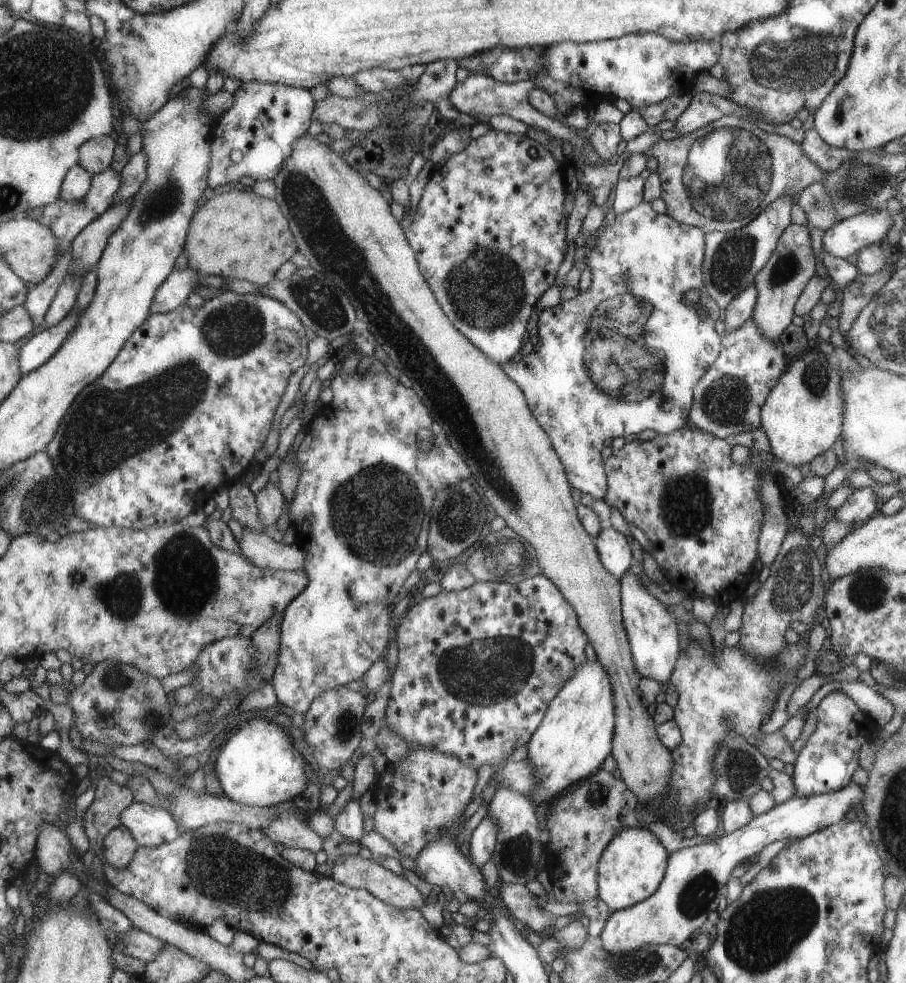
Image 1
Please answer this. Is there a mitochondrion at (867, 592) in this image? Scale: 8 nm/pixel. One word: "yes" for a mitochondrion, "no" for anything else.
yes

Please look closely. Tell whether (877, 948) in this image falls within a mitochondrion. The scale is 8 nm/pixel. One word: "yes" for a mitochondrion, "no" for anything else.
no

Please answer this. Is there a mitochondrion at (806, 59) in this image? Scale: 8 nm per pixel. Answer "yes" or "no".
yes

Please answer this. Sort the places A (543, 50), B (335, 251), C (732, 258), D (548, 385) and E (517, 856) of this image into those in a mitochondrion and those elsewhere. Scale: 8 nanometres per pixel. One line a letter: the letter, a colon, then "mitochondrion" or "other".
A: other
B: mitochondrion
C: mitochondrion
D: other
E: mitochondrion

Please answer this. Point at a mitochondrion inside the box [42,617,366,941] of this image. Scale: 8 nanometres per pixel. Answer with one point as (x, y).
(227, 870)

